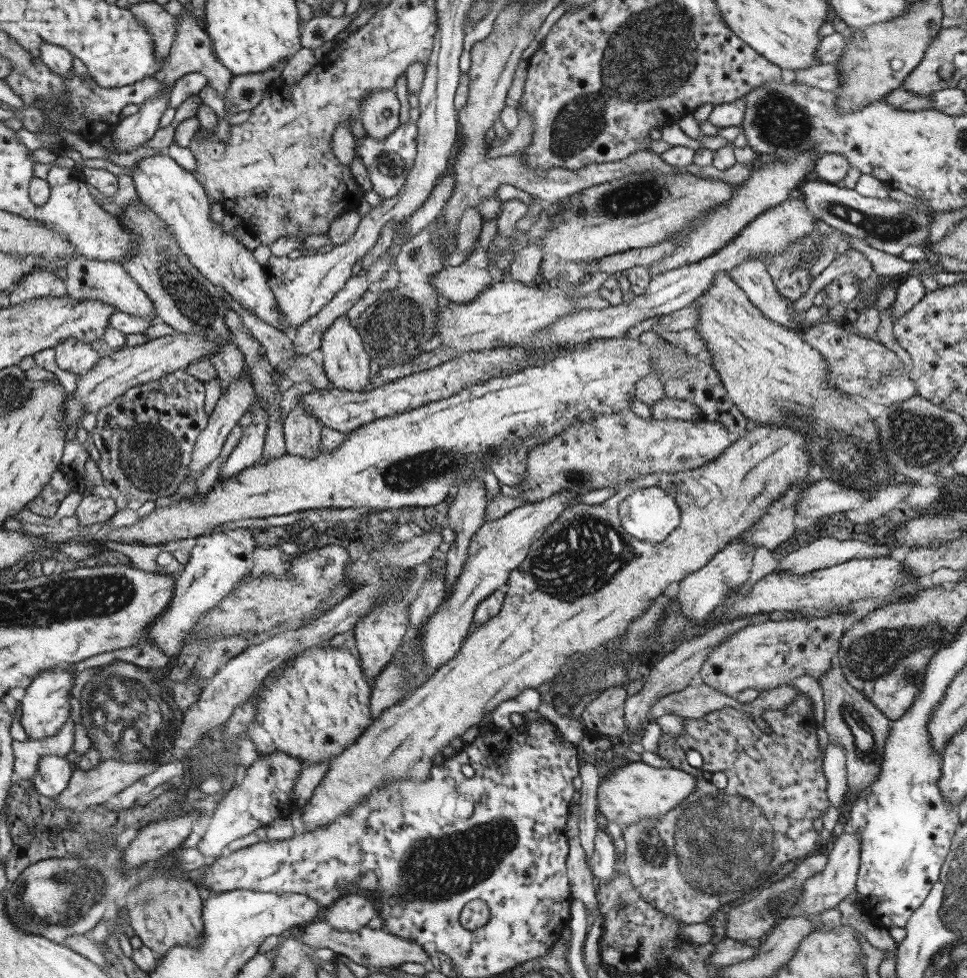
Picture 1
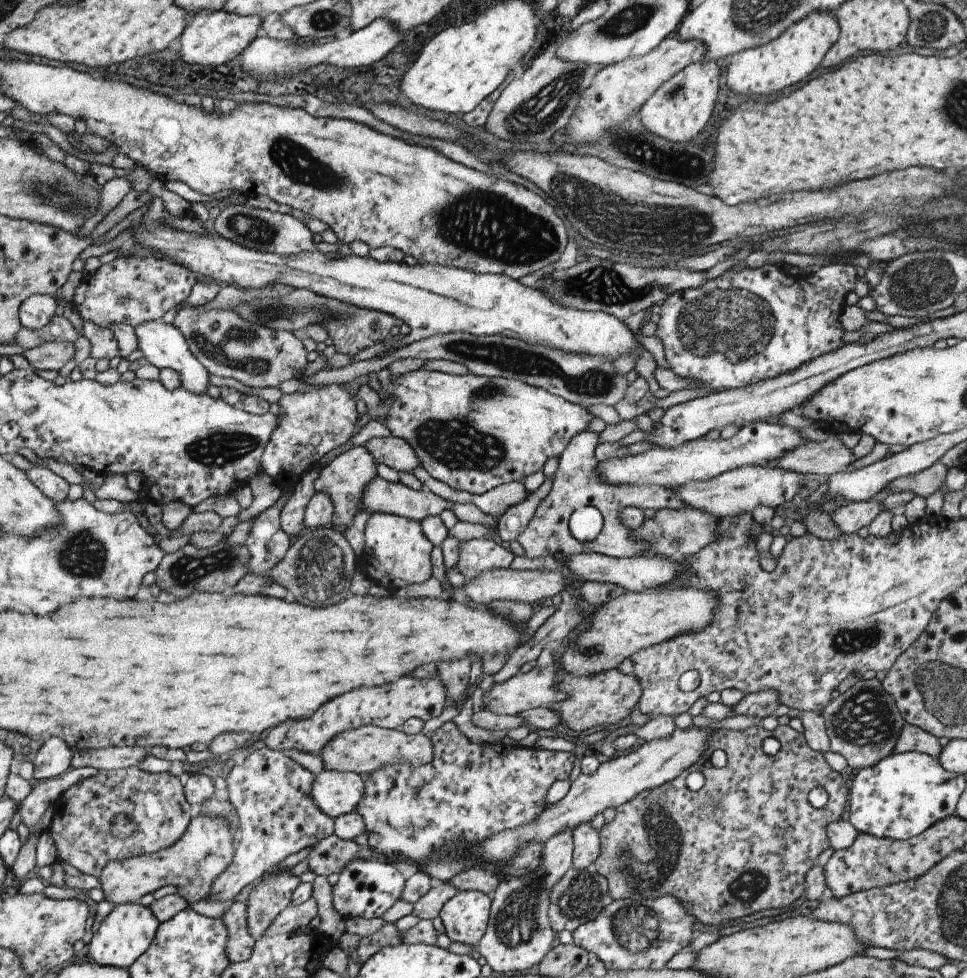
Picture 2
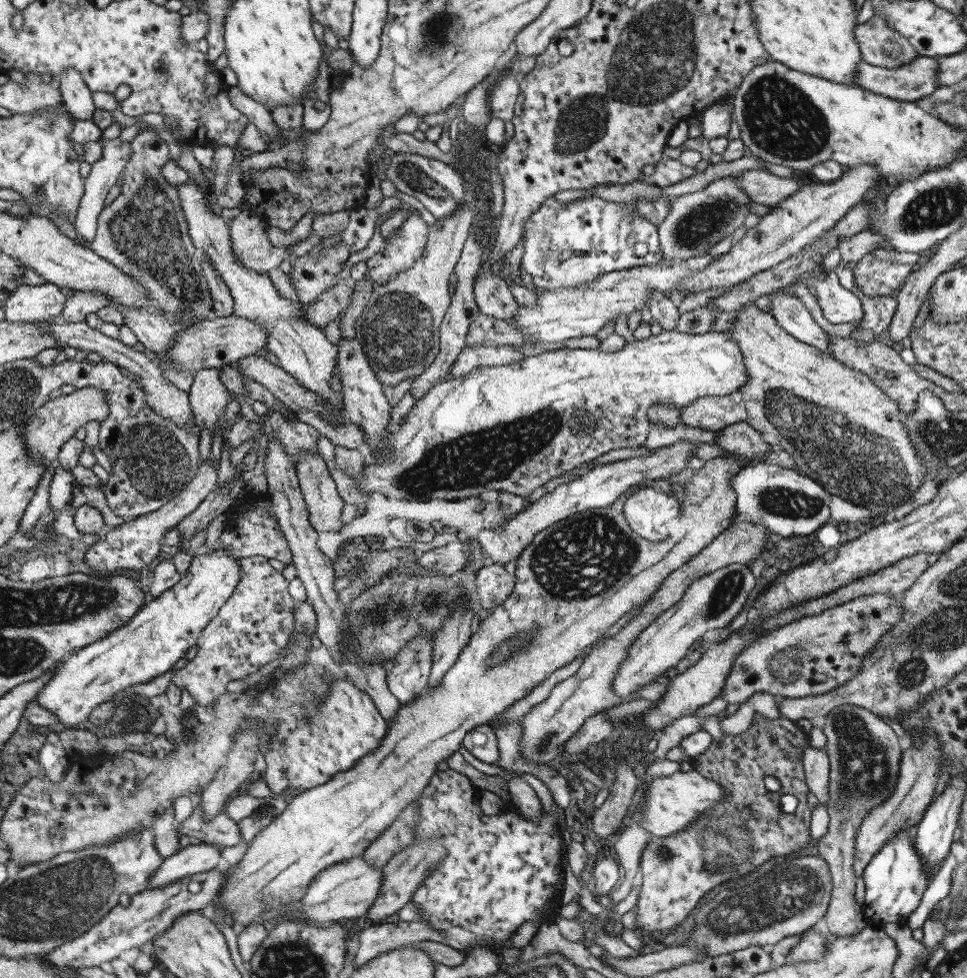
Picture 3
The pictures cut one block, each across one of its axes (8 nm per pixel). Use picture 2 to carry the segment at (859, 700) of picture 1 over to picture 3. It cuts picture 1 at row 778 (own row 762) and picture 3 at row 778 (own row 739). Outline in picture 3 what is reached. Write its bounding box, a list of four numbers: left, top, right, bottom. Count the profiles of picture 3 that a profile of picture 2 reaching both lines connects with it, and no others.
[816,706,902,936]

